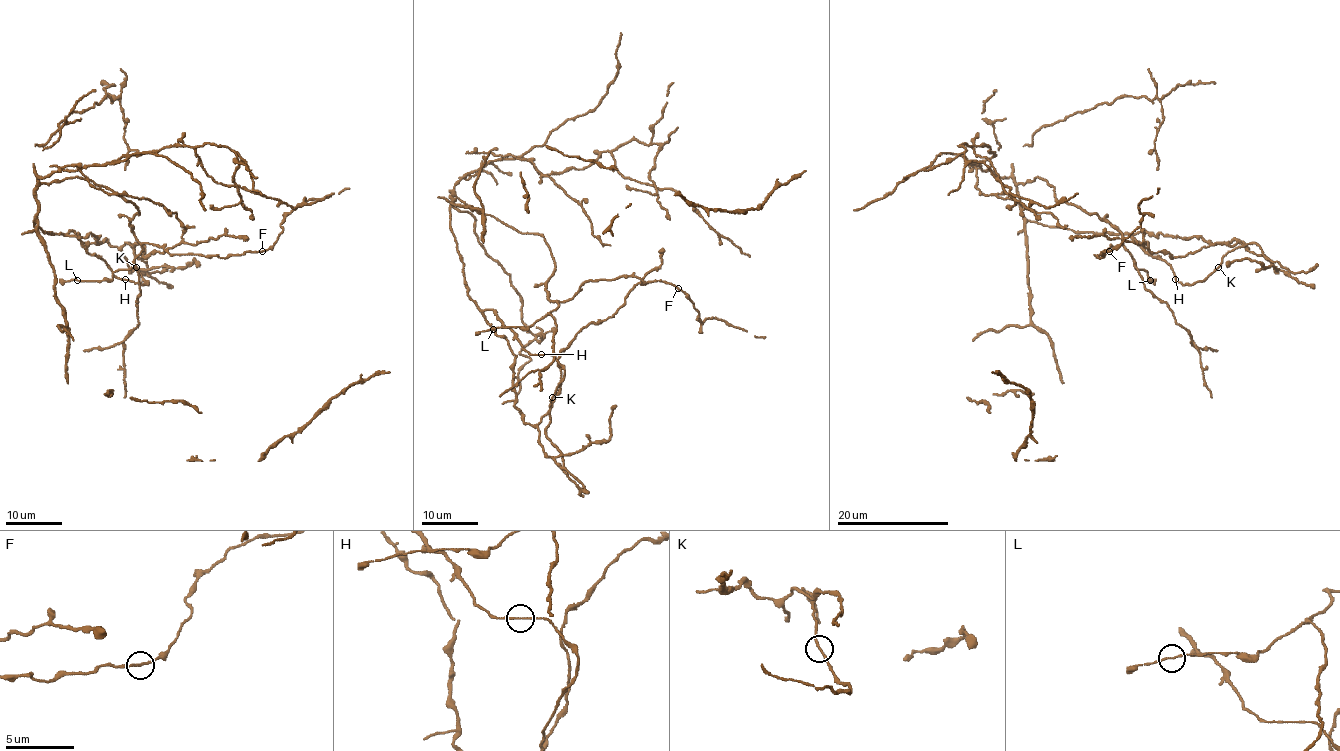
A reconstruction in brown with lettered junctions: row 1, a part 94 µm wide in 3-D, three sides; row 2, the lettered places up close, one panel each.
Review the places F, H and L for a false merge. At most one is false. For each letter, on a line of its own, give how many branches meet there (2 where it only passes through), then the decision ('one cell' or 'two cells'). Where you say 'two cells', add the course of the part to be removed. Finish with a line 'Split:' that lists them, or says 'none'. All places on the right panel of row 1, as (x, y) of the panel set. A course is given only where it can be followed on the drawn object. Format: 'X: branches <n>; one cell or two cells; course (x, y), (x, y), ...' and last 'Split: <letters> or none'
F: branches 2; one cell
H: branches 2; one cell
L: branches 2; one cell
Split: none

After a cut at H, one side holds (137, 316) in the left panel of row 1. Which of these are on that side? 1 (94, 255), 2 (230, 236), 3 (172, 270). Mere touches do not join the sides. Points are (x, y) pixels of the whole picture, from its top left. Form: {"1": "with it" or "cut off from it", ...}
{"1": "with it", "2": "cut off from it", "3": "cut off from it"}

